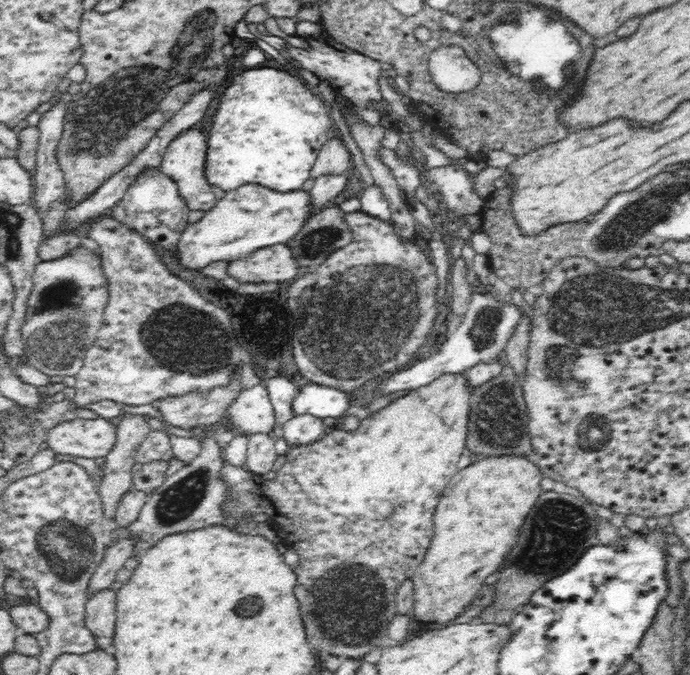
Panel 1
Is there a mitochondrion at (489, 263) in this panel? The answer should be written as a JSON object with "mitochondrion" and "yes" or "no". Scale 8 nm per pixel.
{"mitochondrion":"no"}

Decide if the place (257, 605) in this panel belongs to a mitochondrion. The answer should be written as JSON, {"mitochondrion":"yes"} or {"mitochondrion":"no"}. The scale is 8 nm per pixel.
{"mitochondrion":"yes"}

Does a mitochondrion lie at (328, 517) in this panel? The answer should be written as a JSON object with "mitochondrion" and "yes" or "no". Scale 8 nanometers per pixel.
{"mitochondrion":"no"}

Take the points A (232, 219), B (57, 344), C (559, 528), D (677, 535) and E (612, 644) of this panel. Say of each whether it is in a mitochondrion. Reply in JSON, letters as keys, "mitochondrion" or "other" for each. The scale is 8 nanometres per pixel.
{"A":"other","B":"mitochondrion","C":"mitochondrion","D":"other","E":"mitochondrion"}

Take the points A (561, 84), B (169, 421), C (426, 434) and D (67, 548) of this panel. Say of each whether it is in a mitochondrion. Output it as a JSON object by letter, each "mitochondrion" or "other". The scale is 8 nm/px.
{"A":"mitochondrion","B":"other","C":"other","D":"mitochondrion"}

